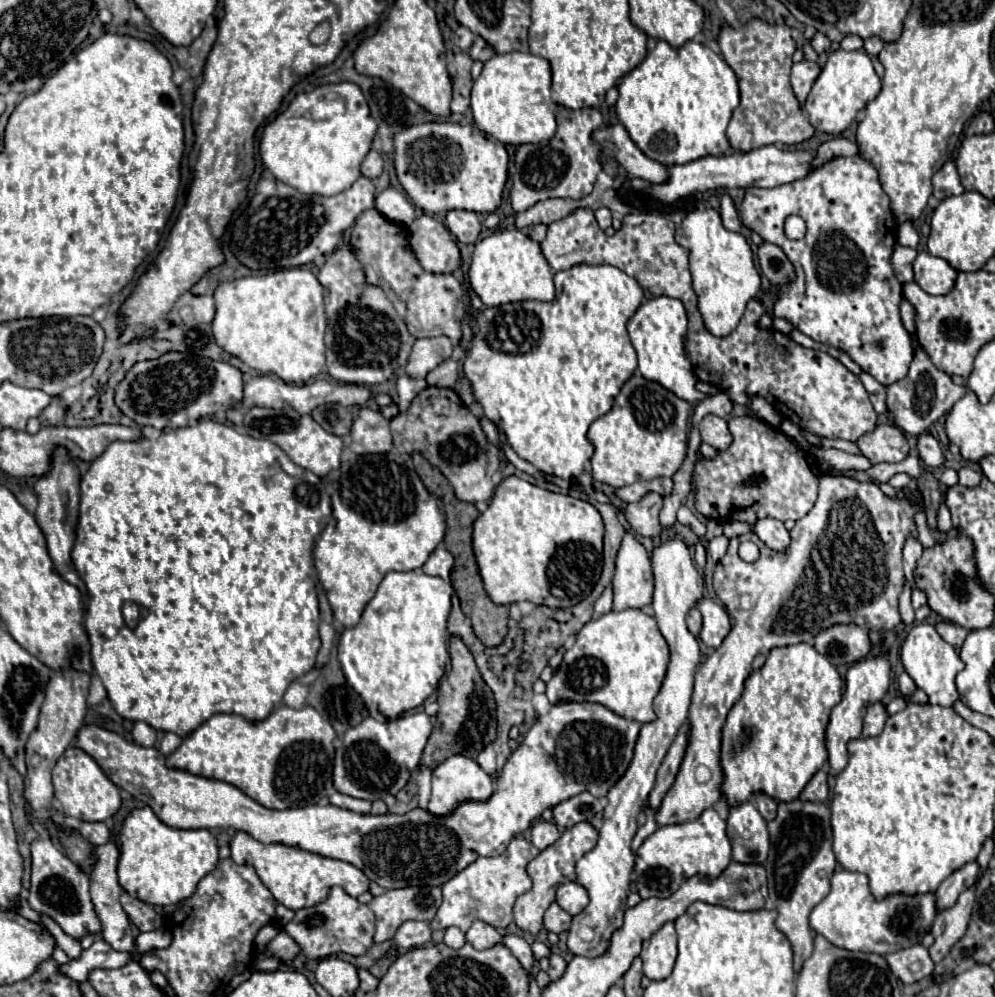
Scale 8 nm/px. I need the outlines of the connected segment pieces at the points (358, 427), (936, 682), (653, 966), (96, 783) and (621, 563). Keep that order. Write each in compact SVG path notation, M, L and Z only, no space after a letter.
M363 407L353 421L351 439L353 453L387 453L391 451L389 421L377 409Z
M917 623L909 631L909 635L903 641L901 647L901 661L907 673L899 677L899 691L903 695L913 695L915 689L923 689L929 697L931 705L941 705L941 707L953 707L959 701L959 691L955 685L957 673L963 669L963 661L959 659L957 651L941 639L941 635L935 631L933 625L929 623Z
M673 921L665 923L659 931L655 931L641 949L643 973L651 981L659 981L671 975L671 969L677 959L677 933Z
M69 747L57 761L53 769L53 787L63 813L81 821L109 821L121 807L119 787L101 771L93 757L77 747Z
M627 531L617 553L617 567L613 577L613 609L643 609L653 599L651 561L643 545L639 545Z

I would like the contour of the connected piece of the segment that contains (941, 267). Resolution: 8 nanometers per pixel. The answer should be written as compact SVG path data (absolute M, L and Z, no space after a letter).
M927 251L919 253L913 261L915 283L929 295L947 295L957 279L957 271L941 257L933 257Z

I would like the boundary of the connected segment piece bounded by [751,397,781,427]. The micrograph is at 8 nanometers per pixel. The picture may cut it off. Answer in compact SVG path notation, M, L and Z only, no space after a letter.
M755 397L755 399L753 399L751 411L753 411L761 421L765 421L765 423L771 425L771 427L779 427L779 425L781 425L781 417L777 415L777 411L775 411L763 397Z

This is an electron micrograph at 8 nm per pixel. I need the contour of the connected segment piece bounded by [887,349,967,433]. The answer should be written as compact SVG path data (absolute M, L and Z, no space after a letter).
M923 349L915 353L915 359L909 367L909 373L903 381L897 381L895 385L887 387L887 413L893 425L897 425L903 433L925 433L931 423L935 423L939 417L949 413L955 401L959 401L967 393L967 387L955 385L949 375L935 369L931 365L931 359Z

